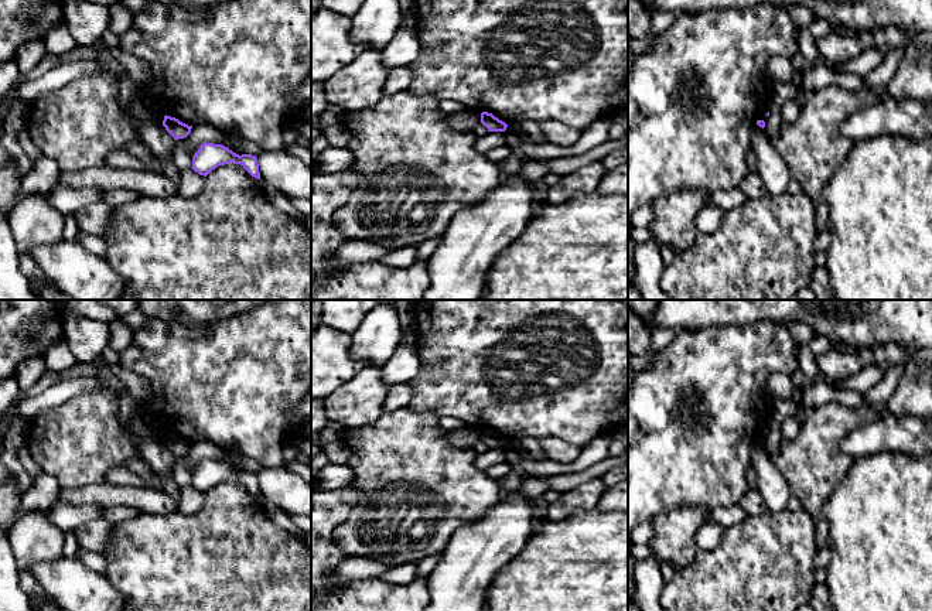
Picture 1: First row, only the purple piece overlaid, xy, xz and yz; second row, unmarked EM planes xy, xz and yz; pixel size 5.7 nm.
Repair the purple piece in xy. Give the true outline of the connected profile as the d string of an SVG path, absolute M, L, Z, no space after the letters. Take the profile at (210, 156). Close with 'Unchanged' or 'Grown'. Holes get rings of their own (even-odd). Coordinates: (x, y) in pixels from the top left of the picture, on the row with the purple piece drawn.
M204 143L192 157L192 170L206 177L218 165L240 164L252 177L260 180L259 164L256 156L236 154L222 144Z. Unchanged

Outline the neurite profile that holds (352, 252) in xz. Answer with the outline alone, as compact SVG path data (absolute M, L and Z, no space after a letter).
M349 240L344 243L335 253L337 264L351 266L355 263L376 263L392 249L385 245L376 245L366 240Z

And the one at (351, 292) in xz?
M416 260L409 267L378 263L355 263L332 277L311 283L311 300L424 300L430 287L429 262Z

